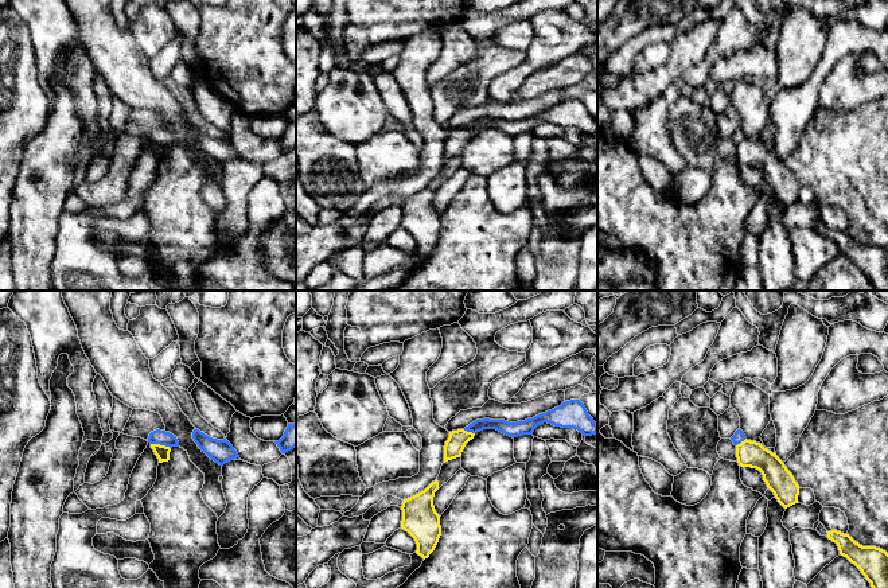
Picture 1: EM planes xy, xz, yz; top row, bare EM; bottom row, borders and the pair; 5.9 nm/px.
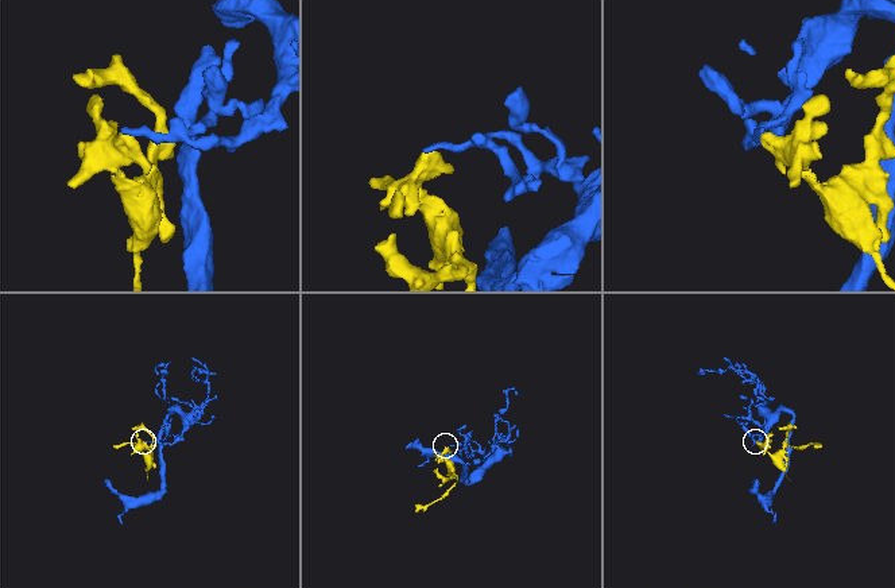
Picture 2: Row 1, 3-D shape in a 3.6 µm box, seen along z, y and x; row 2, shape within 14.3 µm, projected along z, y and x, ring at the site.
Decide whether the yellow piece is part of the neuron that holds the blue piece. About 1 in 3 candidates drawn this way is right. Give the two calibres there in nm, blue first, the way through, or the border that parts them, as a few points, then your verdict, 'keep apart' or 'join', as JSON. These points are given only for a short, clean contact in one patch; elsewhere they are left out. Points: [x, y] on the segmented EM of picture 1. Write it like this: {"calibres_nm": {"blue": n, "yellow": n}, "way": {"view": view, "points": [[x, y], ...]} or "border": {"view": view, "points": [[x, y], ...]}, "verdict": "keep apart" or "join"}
{"calibres_nm": {"blue": 90, "yellow": 80}, "border": {"view": "xy", "points": [[151, 443], [159, 443], [170, 448]]}, "verdict": "keep apart"}

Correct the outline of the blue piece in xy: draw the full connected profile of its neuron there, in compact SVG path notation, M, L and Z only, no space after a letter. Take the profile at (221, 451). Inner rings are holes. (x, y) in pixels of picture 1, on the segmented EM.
M194 429L192 439L202 449L202 452L205 452L211 460L214 460L219 466L223 466L225 463L239 457L237 451L226 439L217 440L209 437L199 429Z

